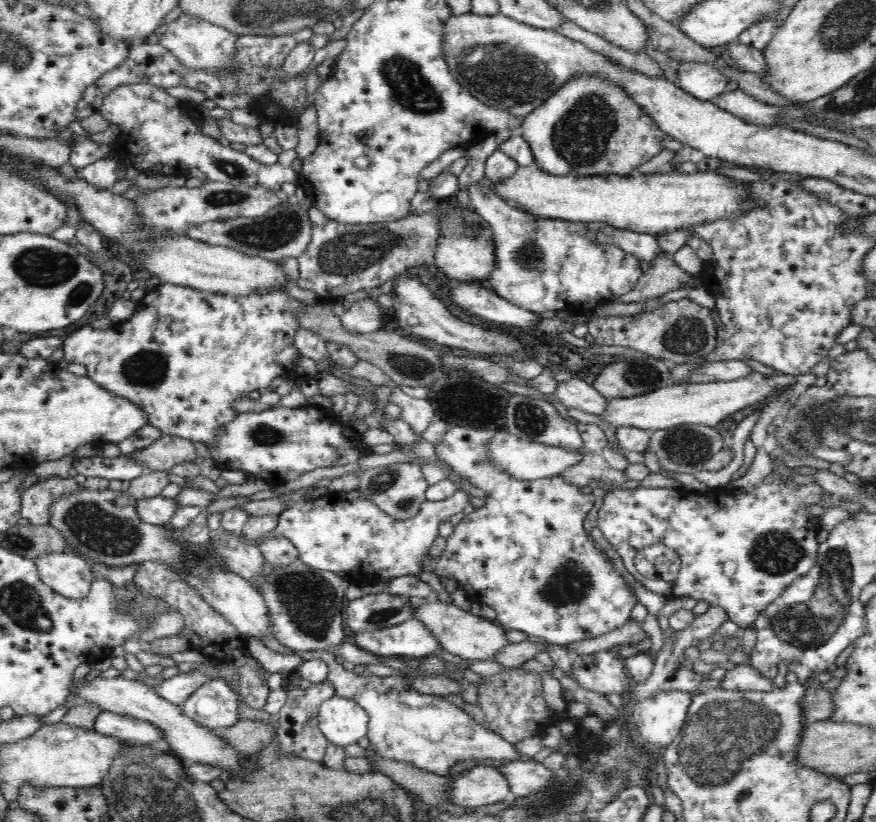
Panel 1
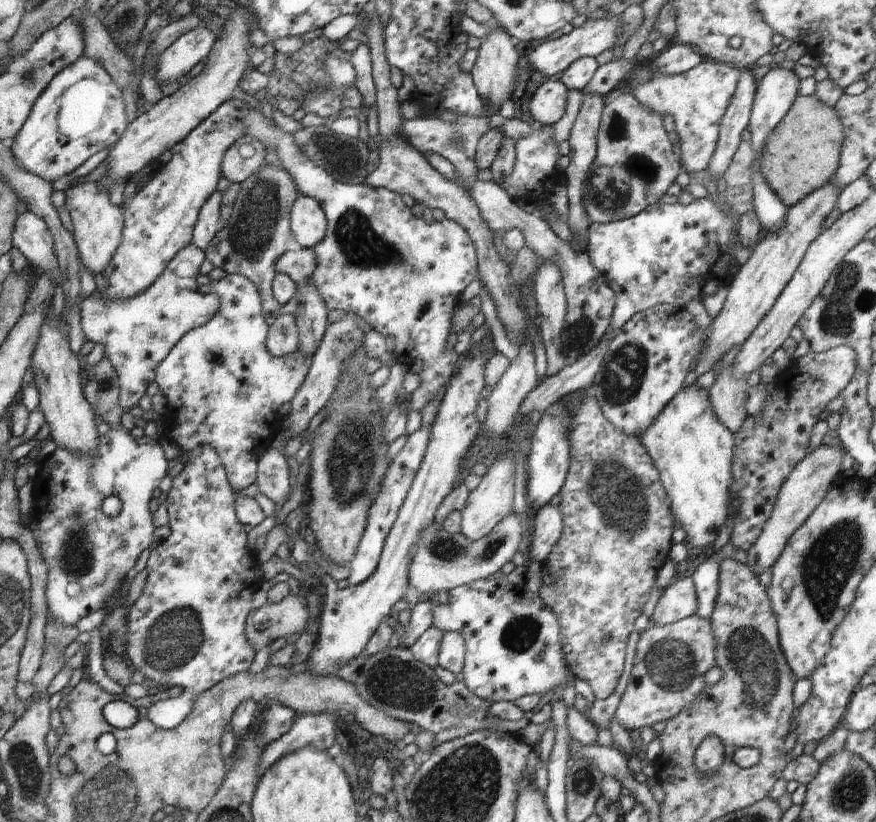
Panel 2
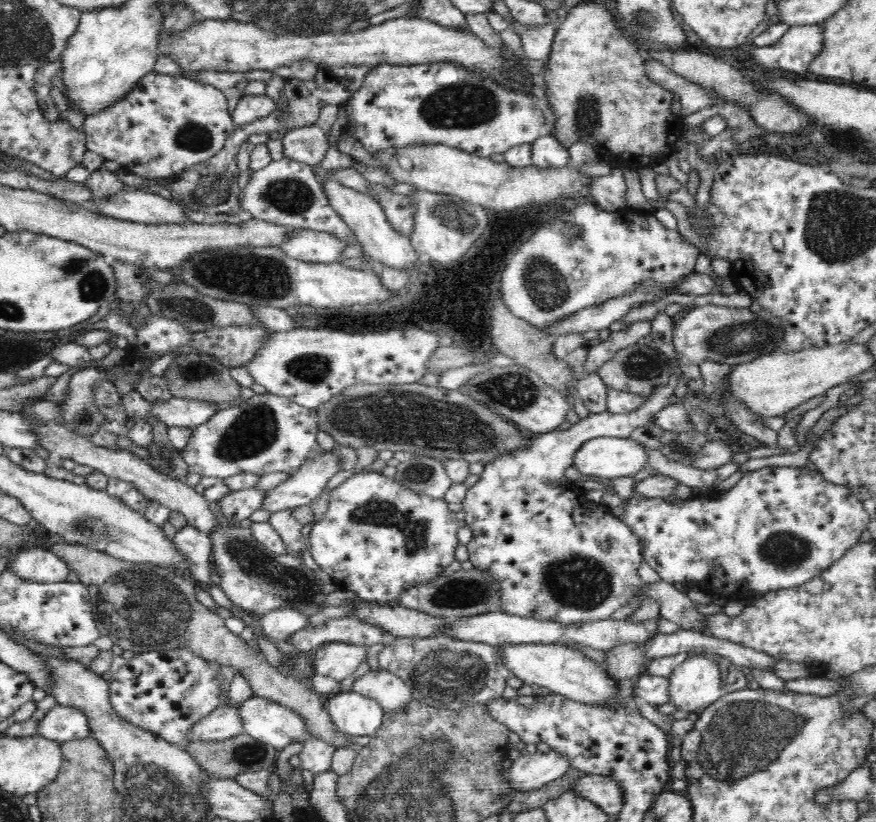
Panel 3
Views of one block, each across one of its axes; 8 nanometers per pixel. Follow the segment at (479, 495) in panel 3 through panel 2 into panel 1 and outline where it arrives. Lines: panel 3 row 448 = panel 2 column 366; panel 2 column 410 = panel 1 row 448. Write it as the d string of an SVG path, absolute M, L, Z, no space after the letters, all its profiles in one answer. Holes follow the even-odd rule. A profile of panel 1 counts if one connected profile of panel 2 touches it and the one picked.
M451 424L451 427L446 428L443 438L435 444L435 454L437 458L442 459L451 466L453 470L458 471L464 476L463 478L468 479L472 485L485 491L487 493L487 498L484 499L485 505L483 507L474 509L472 513L466 515L458 524L453 526L454 530L446 539L446 548L440 556L434 557L428 554L423 558L421 562L422 570L424 572L430 572L430 574L435 574L440 578L453 576L456 578L457 584L462 586L465 590L471 602L487 604L490 608L496 610L497 619L504 629L510 628L512 630L521 630L526 635L542 637L542 639L550 642L550 644L570 644L578 640L602 636L602 634L606 634L606 632L612 632L612 630L620 628L628 622L630 611L638 601L636 595L631 591L633 585L621 578L604 551L600 553L600 551L592 545L590 535L588 535L590 534L590 530L584 531L584 519L588 514L590 516L593 515L599 500L592 494L581 494L580 489L582 487L570 485L570 483L566 483L560 476L522 481L512 478L503 470L499 470L499 468L493 465L491 458L489 458L489 454L487 454L487 444L491 441L495 432L496 430L490 429L468 430L468 428L464 428L463 426Z

